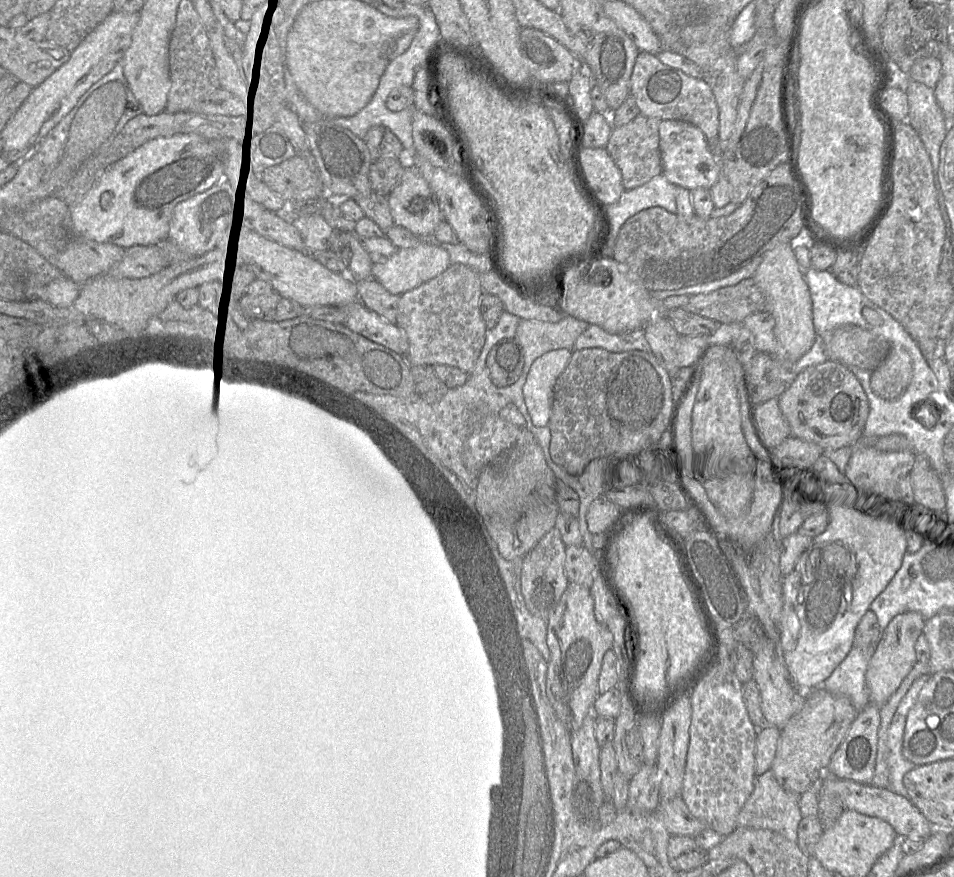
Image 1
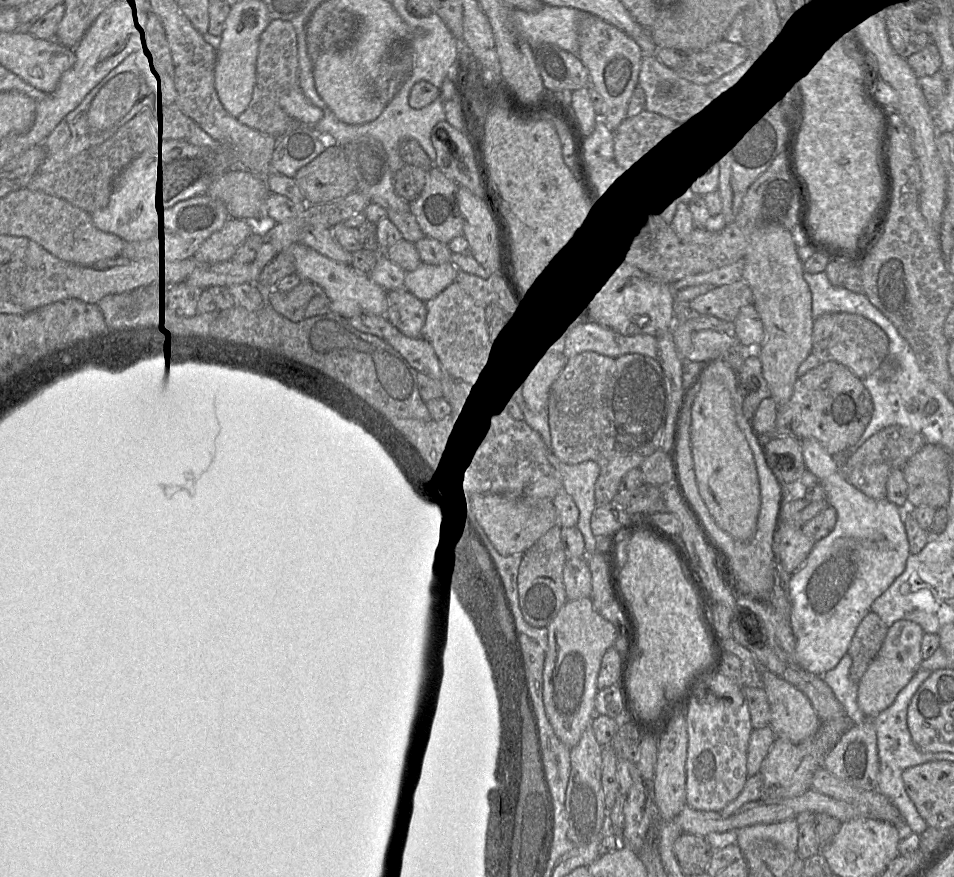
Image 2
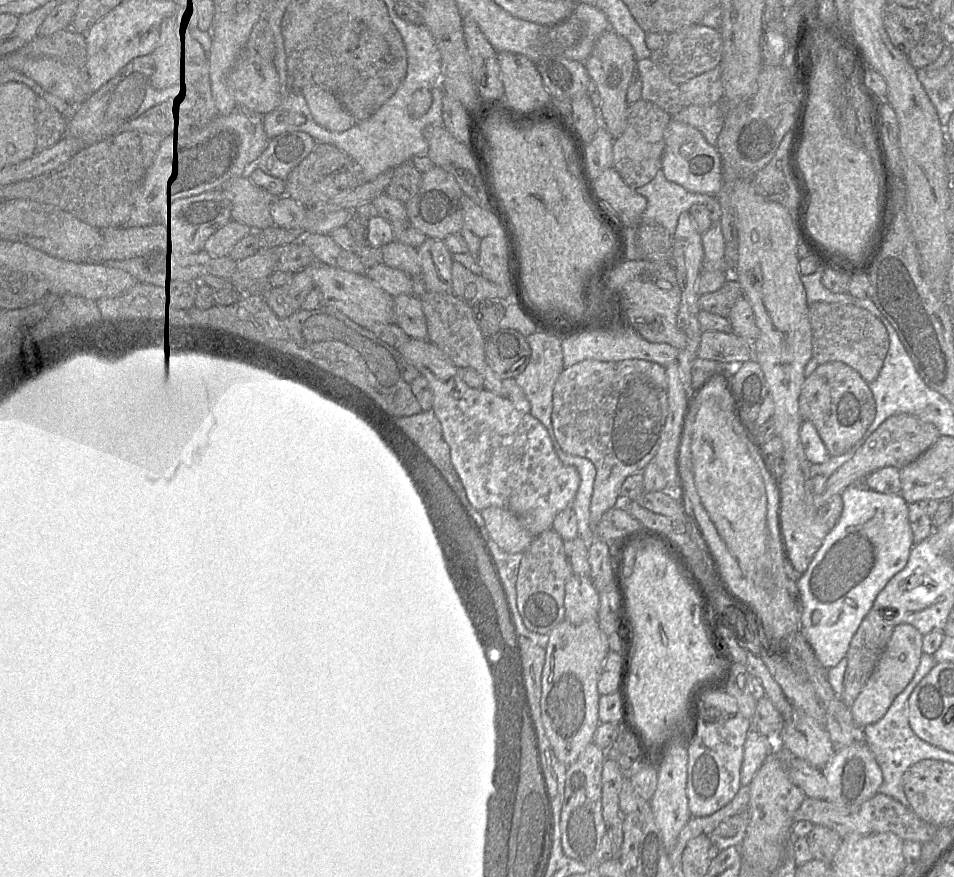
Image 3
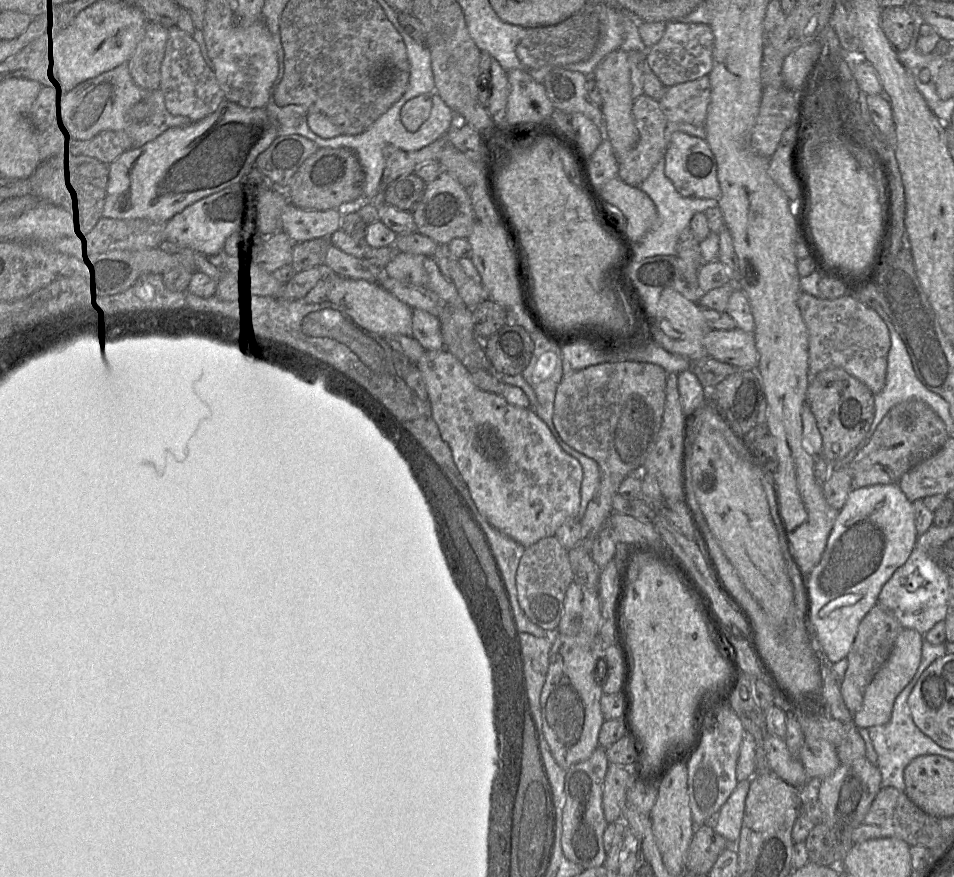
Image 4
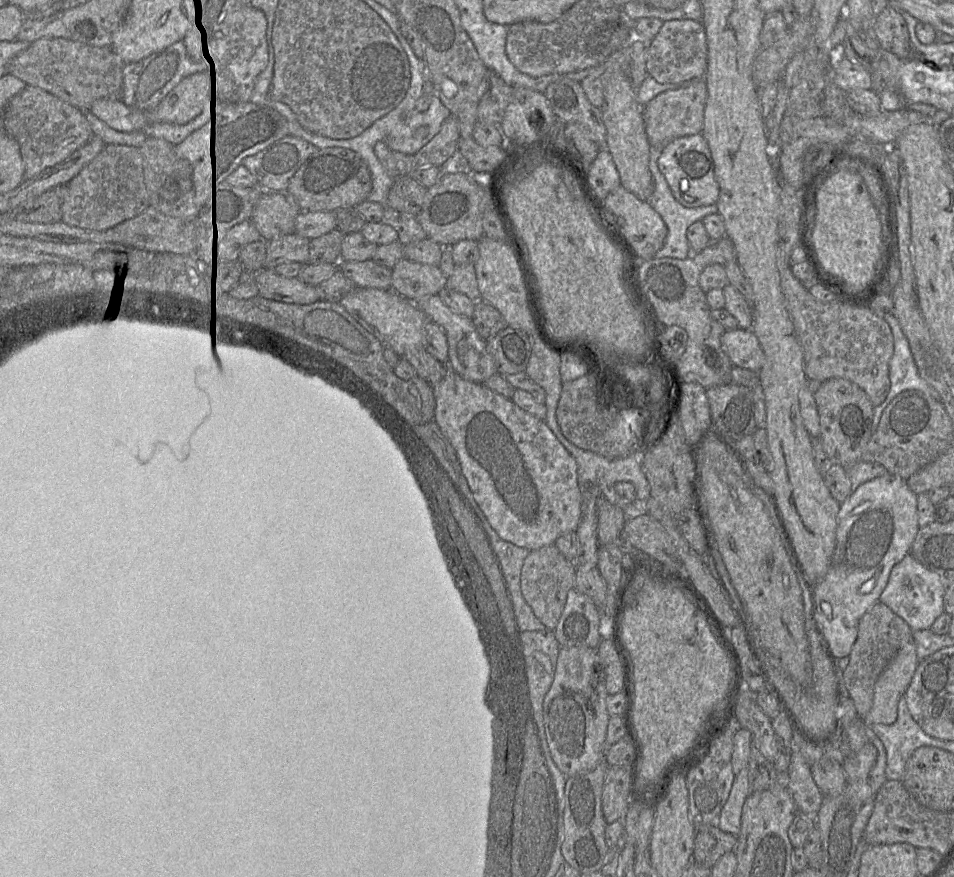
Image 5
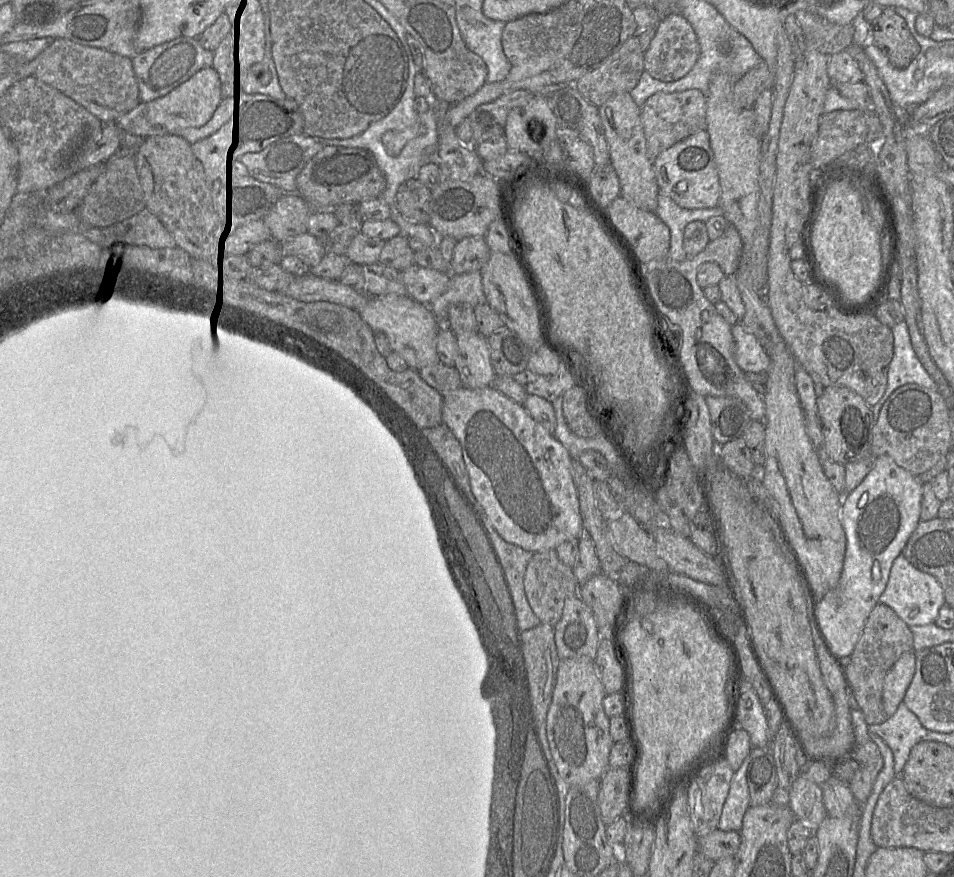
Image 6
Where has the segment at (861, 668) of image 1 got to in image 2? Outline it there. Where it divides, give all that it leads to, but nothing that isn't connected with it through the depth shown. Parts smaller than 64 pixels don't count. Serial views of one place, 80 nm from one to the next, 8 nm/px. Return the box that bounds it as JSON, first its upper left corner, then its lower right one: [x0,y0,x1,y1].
[822,653,867,724]

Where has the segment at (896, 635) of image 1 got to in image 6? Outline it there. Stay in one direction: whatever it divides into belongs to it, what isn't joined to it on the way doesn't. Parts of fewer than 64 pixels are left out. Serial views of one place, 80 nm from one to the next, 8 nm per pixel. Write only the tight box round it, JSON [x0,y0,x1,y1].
[882,651,915,718]

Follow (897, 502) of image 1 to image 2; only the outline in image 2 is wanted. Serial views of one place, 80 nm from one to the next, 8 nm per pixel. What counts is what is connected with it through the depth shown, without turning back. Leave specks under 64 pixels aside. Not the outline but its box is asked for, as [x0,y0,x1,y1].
[848,463,891,499]

